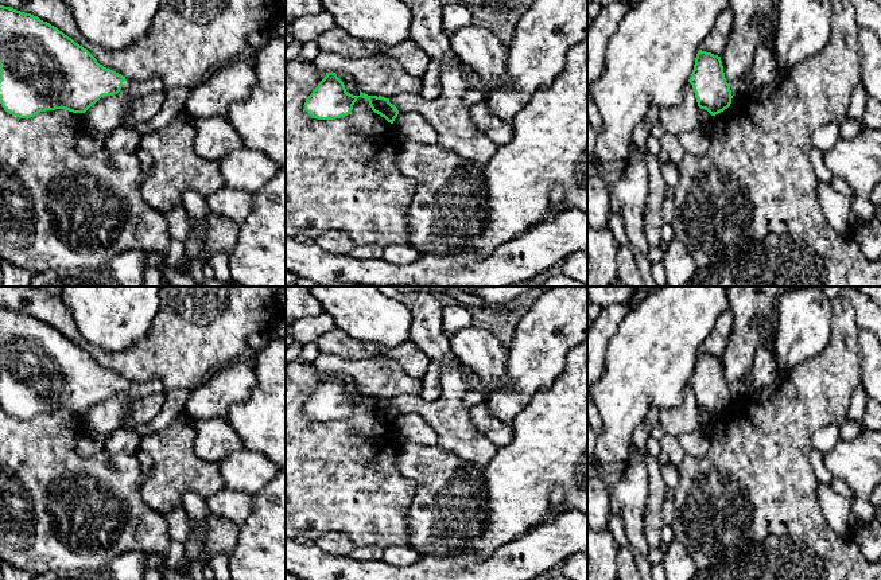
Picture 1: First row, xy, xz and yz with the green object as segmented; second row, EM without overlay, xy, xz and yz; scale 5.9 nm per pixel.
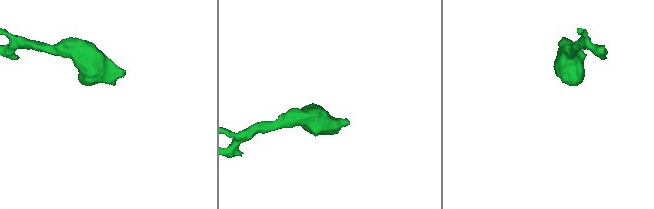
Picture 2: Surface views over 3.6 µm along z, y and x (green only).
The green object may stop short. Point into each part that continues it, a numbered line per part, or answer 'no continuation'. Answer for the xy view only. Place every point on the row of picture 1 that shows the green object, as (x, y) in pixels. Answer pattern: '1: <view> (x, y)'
1: xy (131, 88)

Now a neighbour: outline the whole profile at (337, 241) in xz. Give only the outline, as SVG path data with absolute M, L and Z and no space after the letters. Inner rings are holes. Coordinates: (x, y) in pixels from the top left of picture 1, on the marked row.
M329 230L315 242L327 252L344 254L352 254L352 252L357 246L353 238L350 238L348 233L341 230Z

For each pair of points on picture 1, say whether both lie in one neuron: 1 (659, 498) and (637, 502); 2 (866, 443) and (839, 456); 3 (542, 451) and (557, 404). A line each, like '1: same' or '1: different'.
1: different
2: same
3: same

